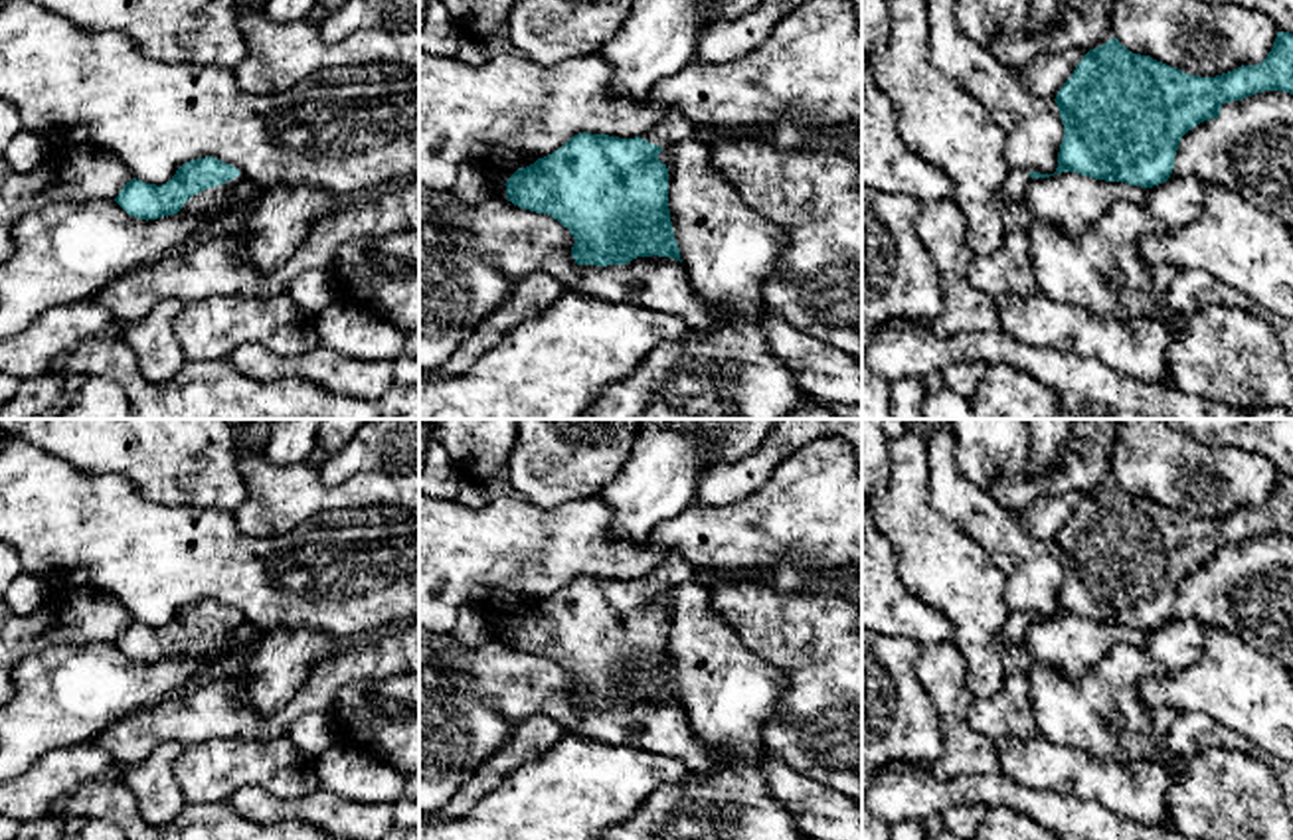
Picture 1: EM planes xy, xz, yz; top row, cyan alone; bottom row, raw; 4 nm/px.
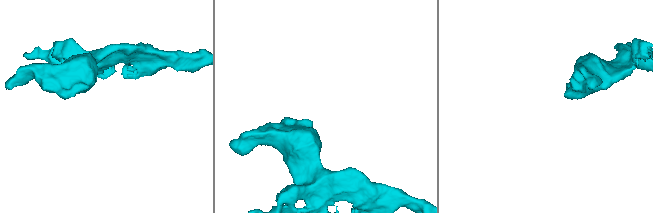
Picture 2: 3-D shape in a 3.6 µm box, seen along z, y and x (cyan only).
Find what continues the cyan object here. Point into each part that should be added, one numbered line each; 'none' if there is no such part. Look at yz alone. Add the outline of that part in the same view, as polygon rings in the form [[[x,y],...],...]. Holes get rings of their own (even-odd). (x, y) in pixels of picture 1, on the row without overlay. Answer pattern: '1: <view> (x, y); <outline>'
1: yz (1015, 629); [[[1010,613],[1000,632],[1000,648],[1006,652],[1014,644],[1024,644],[1030,623],[1026,613]]]

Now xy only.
1: xy (214, 643); [[[239,617],[237,621],[216,629],[216,630],[208,630],[196,638],[192,638],[178,656],[186,656],[186,658],[198,658],[198,656],[221,656],[227,646],[229,646],[229,638],[231,632],[237,630],[241,625],[245,623],[243,617]]]

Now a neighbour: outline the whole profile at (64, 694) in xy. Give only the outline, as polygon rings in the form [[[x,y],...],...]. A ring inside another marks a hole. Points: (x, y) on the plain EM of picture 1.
[[[243,623],[231,632],[221,656],[174,656],[158,662],[129,658],[115,642],[47,644],[24,656],[14,672],[14,696],[0,708],[0,783],[20,777],[38,757],[51,749],[71,747],[95,739],[121,717],[164,698],[188,682],[204,682],[217,674],[221,660],[251,646],[263,630]]]

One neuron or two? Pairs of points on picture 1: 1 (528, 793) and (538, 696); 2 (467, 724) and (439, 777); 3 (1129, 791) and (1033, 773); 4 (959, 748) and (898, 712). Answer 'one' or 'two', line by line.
1: two
2: one
3: one
4: two

